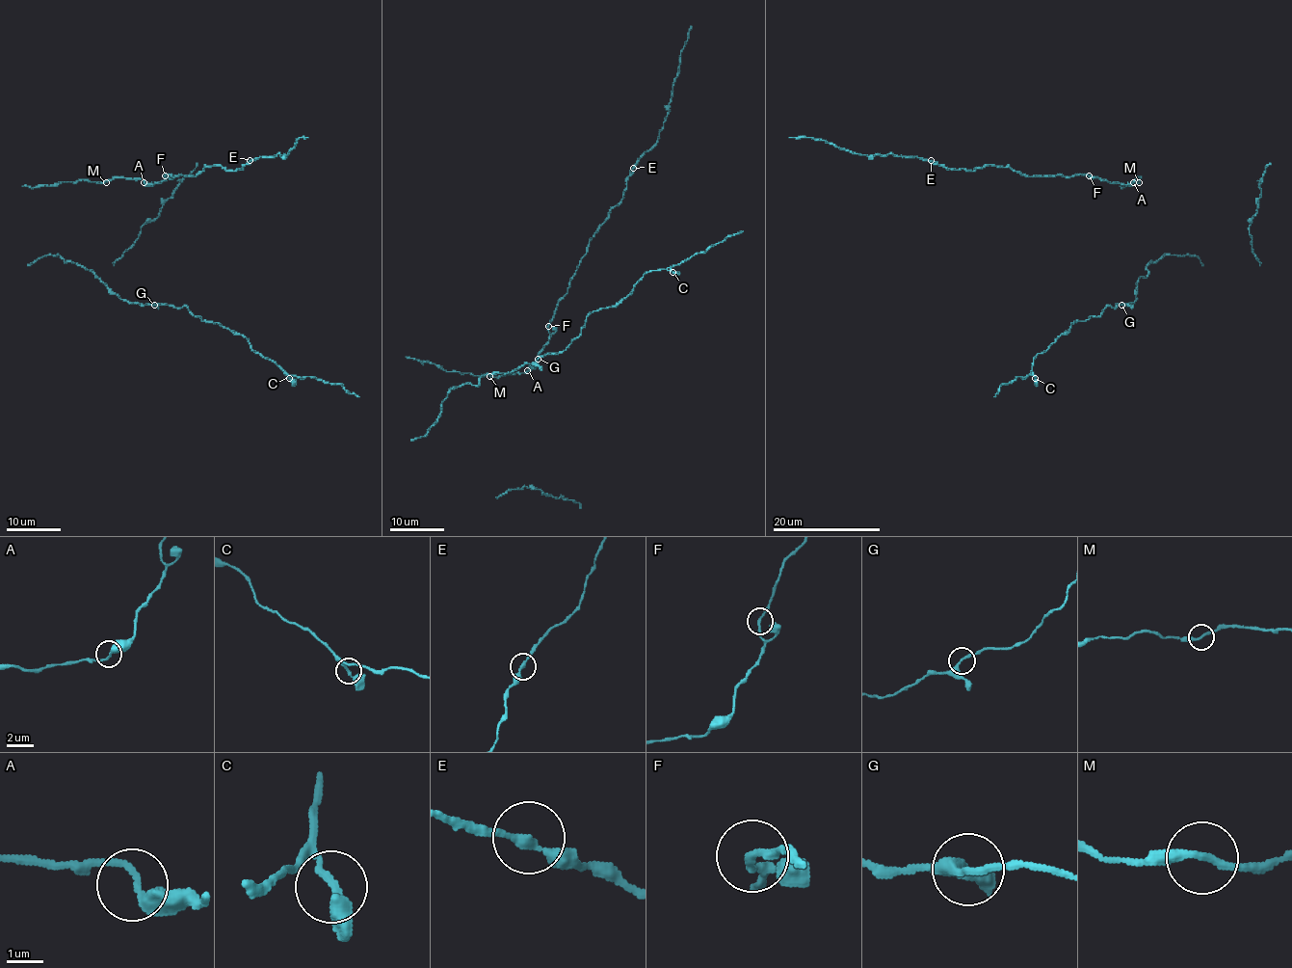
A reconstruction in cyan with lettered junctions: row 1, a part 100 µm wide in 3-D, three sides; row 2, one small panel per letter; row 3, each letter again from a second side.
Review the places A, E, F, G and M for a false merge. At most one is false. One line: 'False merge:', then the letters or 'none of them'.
False merge: none of them

